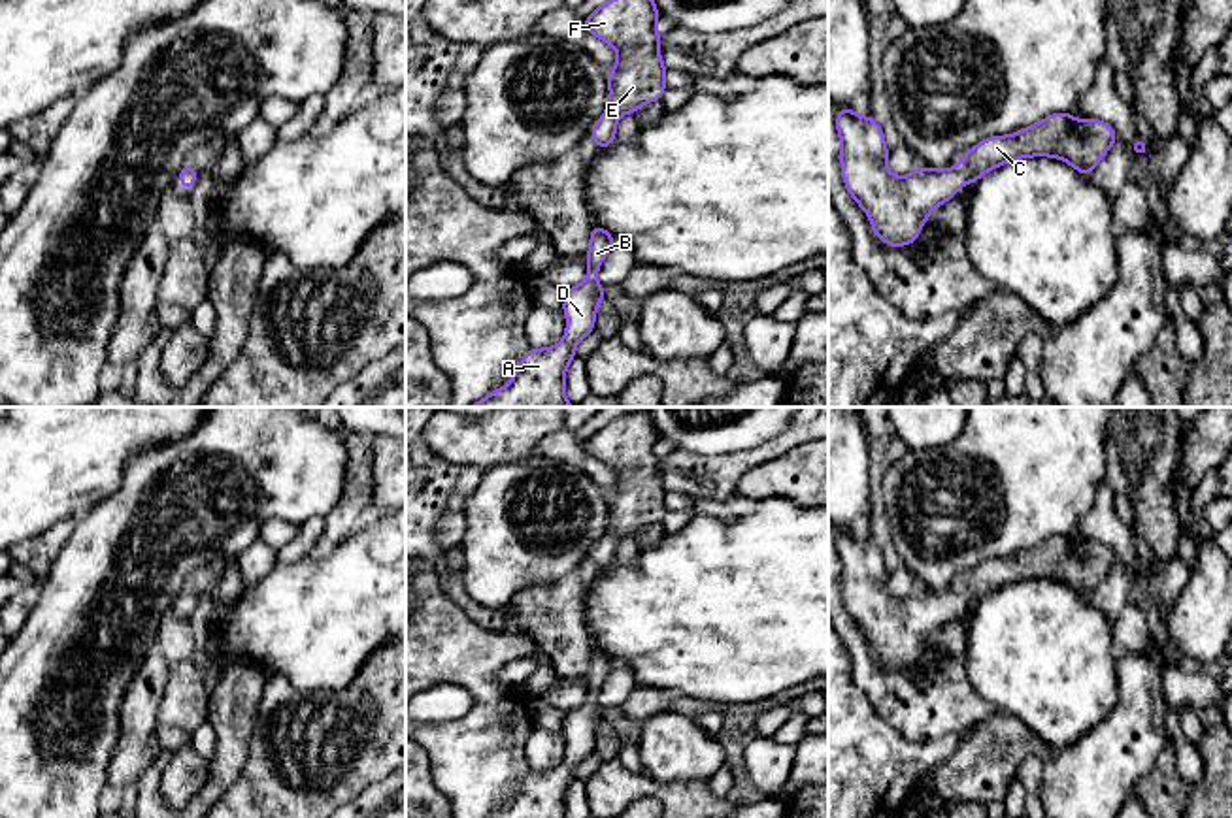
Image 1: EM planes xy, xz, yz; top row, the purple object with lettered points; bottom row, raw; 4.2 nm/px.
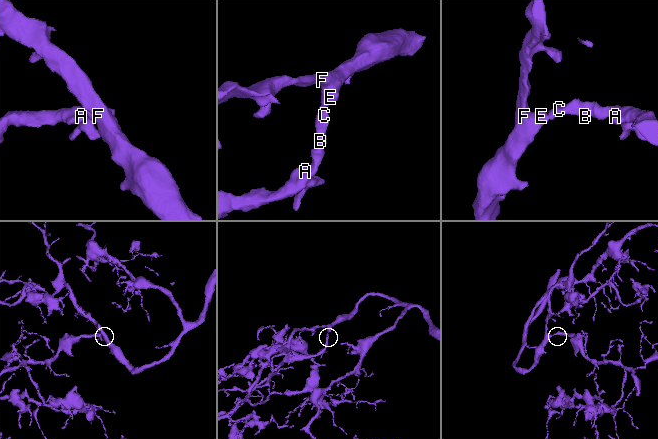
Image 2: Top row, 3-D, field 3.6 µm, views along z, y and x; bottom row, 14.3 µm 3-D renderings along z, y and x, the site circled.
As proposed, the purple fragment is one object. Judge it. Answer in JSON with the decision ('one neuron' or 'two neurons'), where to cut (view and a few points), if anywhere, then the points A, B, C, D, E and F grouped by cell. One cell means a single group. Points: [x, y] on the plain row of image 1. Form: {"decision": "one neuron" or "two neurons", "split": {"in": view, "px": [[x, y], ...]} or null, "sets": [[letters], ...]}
{"decision": "one neuron", "split": null, "sets": [["A", "B", "C", "D", "E", "F"]]}

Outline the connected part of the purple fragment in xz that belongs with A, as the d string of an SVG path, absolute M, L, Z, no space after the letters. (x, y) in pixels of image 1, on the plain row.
M592 645L587 701L568 711L562 726L568 743L564 761L551 771L530 769L513 801L489 818L564 818L566 790L577 778L575 765L594 752L596 729L604 724L604 709L596 695L615 665L609 654Z

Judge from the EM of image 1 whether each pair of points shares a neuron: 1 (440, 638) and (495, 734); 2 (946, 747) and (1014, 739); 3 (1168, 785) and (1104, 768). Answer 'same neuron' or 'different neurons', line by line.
1: same neuron
2: different neurons
3: different neurons

